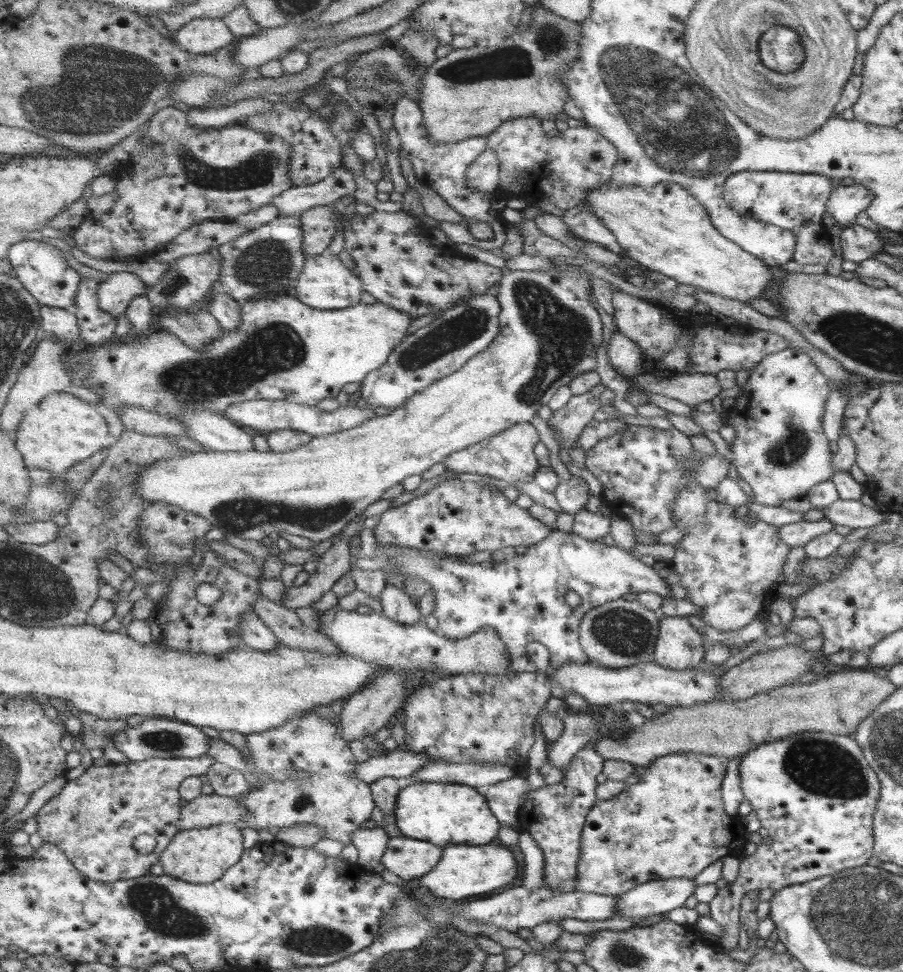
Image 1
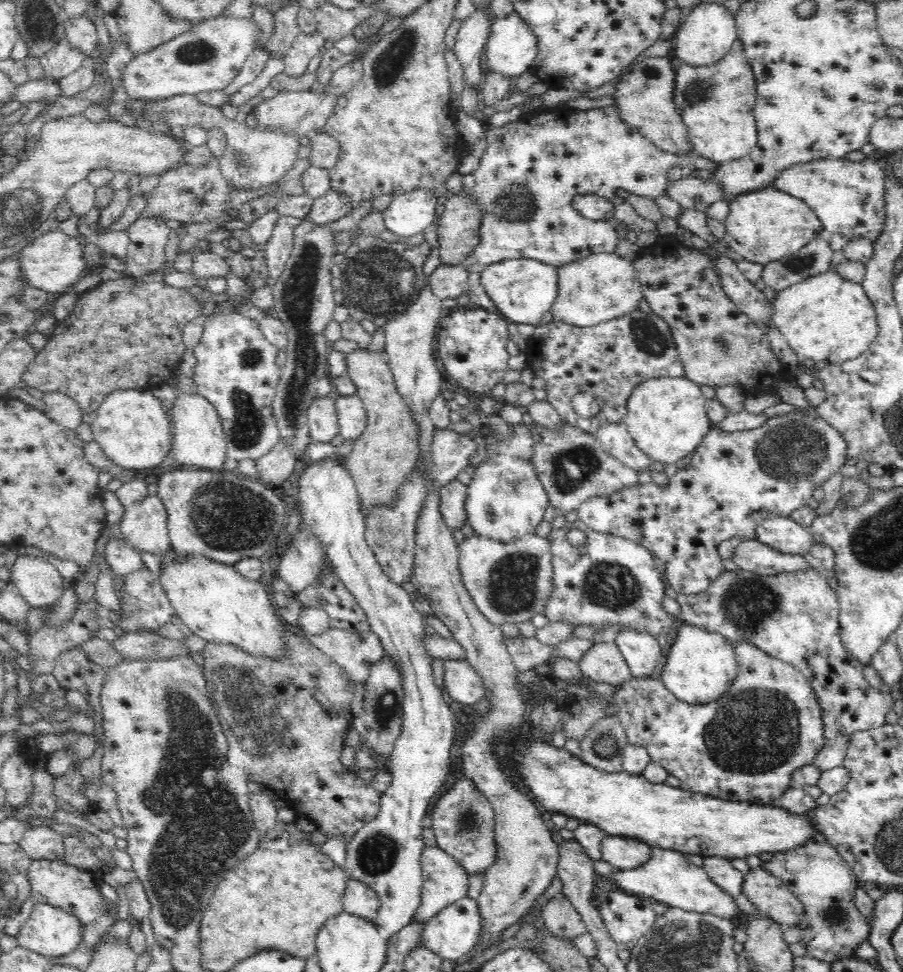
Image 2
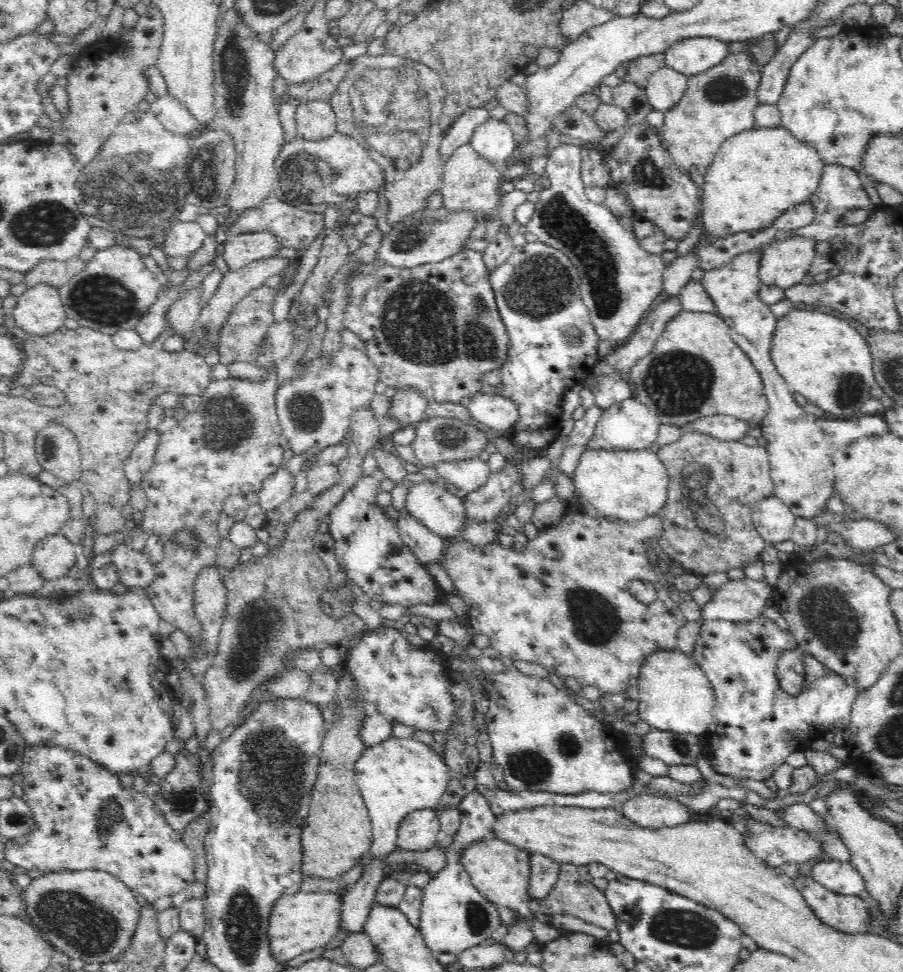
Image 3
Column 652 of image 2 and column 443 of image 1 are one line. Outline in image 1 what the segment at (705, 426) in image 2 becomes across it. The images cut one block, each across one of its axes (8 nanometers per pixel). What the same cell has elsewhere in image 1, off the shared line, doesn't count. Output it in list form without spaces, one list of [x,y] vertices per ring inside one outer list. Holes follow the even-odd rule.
[[[559,262],[554,264],[557,264],[556,268],[560,268],[560,270],[557,269],[553,272],[536,270],[505,271],[503,278],[498,284],[498,295],[496,296],[502,306],[500,333],[497,335],[496,340],[483,353],[476,354],[461,370],[442,378],[440,381],[435,381],[423,392],[415,393],[408,400],[407,405],[392,410],[388,415],[379,415],[365,421],[355,428],[328,434],[323,437],[313,437],[308,445],[301,445],[300,449],[287,453],[274,452],[273,450],[268,452],[257,452],[257,450],[249,452],[203,451],[197,453],[187,452],[185,455],[179,456],[179,459],[161,459],[161,461],[153,463],[153,465],[145,468],[143,473],[139,474],[137,494],[141,494],[141,498],[145,498],[149,504],[167,502],[167,504],[181,507],[183,510],[186,510],[185,512],[207,518],[207,521],[211,522],[214,528],[221,530],[224,534],[234,535],[241,539],[260,541],[263,538],[274,537],[279,532],[305,537],[316,543],[334,536],[339,537],[353,519],[357,519],[362,512],[365,512],[367,506],[379,501],[381,496],[390,488],[393,488],[393,486],[401,485],[405,478],[409,478],[409,476],[414,474],[425,474],[431,466],[435,466],[435,463],[444,463],[448,456],[455,452],[467,449],[471,445],[476,445],[478,442],[495,436],[512,426],[523,422],[531,422],[537,416],[539,408],[547,406],[551,402],[553,394],[561,386],[570,385],[580,374],[597,370],[597,350],[599,350],[599,346],[603,342],[603,322],[601,322],[601,316],[599,316],[597,308],[591,304],[593,291],[592,277],[585,273],[581,267],[569,266],[569,264],[559,265]]]

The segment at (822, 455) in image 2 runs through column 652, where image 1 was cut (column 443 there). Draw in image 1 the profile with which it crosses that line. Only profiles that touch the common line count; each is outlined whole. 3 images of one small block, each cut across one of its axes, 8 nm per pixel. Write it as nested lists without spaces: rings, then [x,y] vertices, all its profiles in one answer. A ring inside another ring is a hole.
[[[457,480],[443,481],[423,496],[389,508],[380,516],[380,522],[373,531],[378,542],[464,557],[483,550],[495,552],[507,546],[528,548],[555,532],[543,522],[535,520],[527,509],[507,500],[502,490],[487,488],[483,483]]]

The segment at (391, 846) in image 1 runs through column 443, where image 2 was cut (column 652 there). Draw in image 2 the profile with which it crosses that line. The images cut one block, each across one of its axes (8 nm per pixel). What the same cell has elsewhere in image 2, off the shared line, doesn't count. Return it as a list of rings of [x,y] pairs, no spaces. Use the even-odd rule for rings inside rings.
[[[607,835],[601,842],[602,860],[617,869],[637,869],[653,856],[653,847],[632,837]]]

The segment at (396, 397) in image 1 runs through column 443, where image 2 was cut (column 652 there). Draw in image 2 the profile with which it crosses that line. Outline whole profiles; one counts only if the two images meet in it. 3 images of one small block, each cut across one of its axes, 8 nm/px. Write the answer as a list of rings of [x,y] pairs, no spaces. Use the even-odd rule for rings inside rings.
[[[640,309],[633,310],[624,317],[614,318],[613,321],[601,322],[596,326],[574,326],[562,320],[553,319],[543,325],[535,326],[532,336],[524,342],[528,348],[527,368],[544,378],[547,401],[552,405],[564,422],[595,435],[602,426],[614,422],[620,422],[626,416],[627,402],[633,390],[651,378],[685,376],[685,370],[680,360],[678,349],[673,341],[670,327],[653,312],[646,313]],[[580,392],[592,392],[594,396],[600,396],[604,400],[599,414],[592,418],[578,416],[572,408],[572,396]]]

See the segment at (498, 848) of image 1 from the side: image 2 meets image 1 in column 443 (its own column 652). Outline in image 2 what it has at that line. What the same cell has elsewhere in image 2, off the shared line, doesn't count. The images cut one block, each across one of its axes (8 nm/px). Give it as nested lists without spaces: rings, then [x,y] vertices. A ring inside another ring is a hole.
[[[653,847],[653,856],[646,861],[645,865],[637,869],[619,869],[610,874],[610,877],[620,890],[650,900],[660,900],[660,902],[666,902],[668,906],[702,914],[710,913],[726,920],[742,916],[733,895],[718,886],[703,867],[690,863],[680,851]]]

